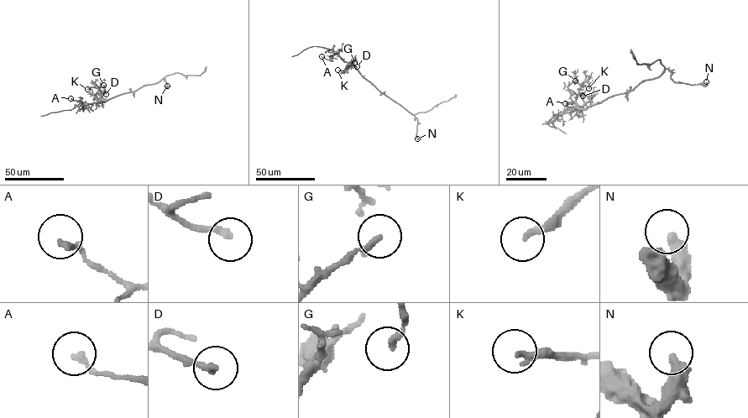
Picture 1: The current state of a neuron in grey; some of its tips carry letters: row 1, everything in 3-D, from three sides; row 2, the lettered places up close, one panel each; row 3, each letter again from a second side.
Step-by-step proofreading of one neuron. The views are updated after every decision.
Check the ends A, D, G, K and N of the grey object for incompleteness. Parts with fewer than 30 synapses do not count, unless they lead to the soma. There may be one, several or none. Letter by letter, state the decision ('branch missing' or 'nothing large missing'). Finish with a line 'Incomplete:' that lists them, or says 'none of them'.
A: nothing large missing
D: nothing large missing
G: nothing large missing
K: nothing large missing
N: nothing large missing
Incomplete: none of them

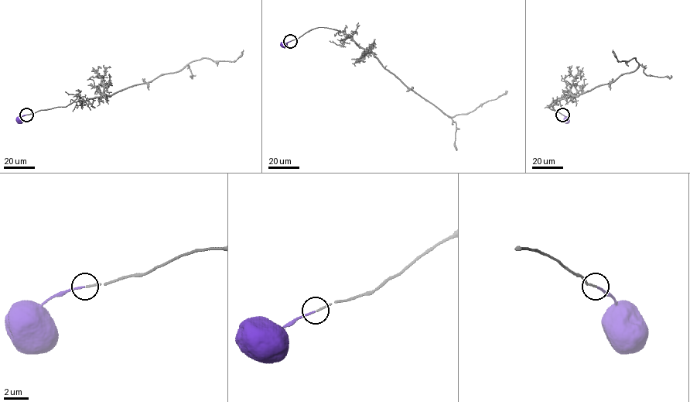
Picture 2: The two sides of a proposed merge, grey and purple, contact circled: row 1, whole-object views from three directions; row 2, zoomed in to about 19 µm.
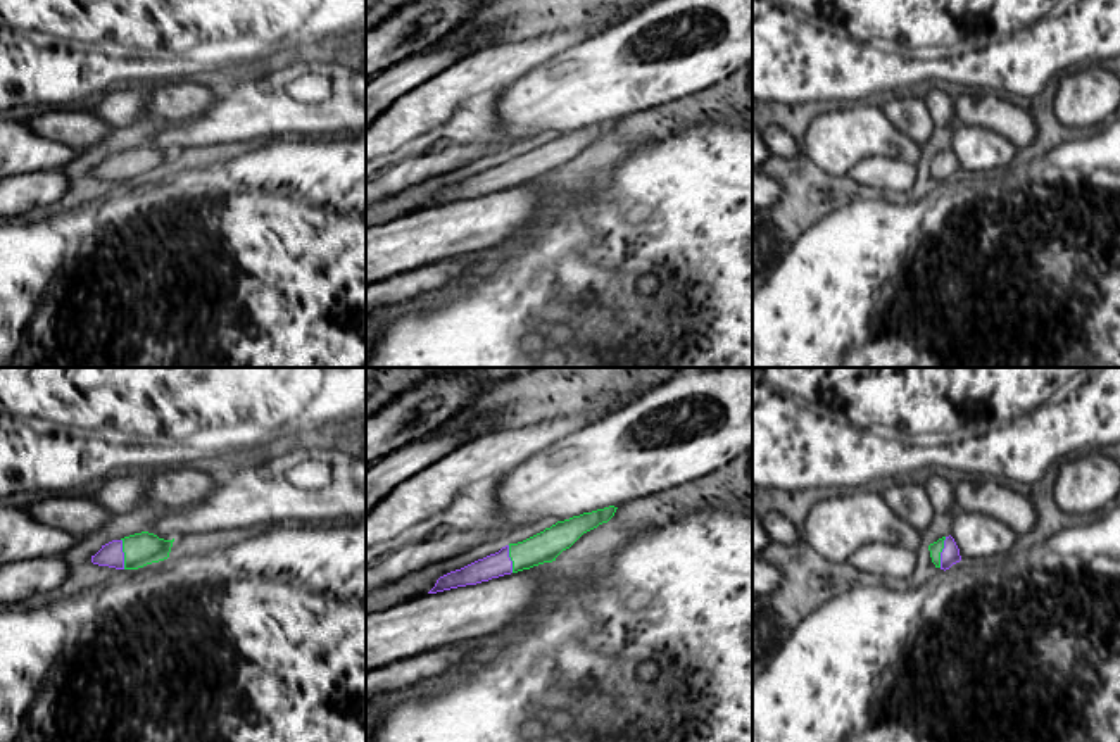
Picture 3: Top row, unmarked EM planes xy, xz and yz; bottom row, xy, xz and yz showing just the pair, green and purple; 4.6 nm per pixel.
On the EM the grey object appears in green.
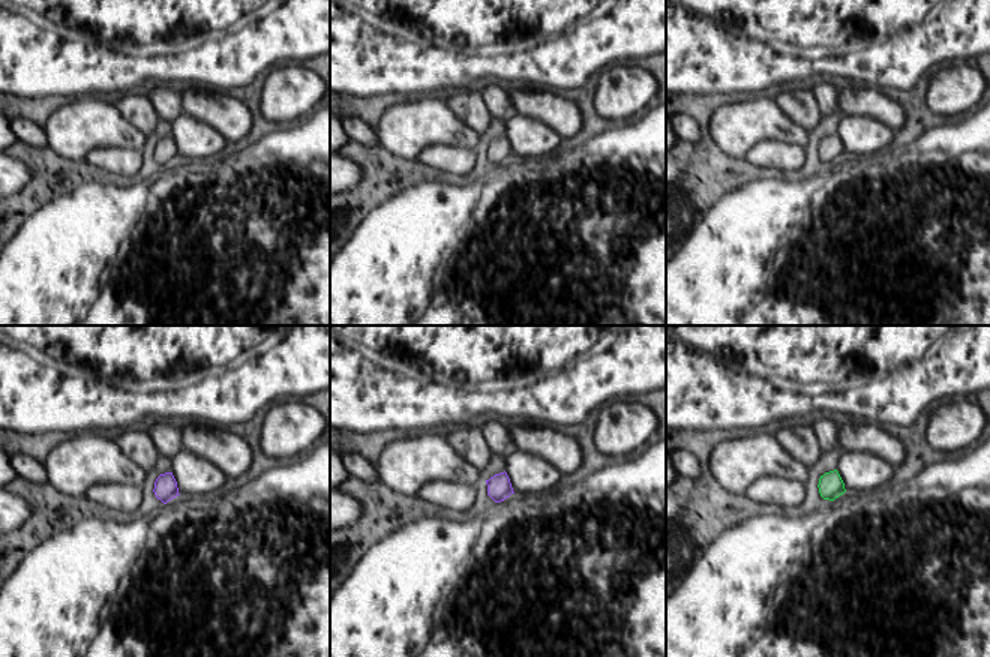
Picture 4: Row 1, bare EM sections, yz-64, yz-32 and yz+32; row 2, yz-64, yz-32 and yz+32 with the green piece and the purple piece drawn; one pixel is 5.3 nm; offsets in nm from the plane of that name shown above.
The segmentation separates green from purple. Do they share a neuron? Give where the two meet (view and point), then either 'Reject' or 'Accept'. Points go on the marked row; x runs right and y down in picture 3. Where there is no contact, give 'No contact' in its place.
Touches green at yz (941, 551). Accept

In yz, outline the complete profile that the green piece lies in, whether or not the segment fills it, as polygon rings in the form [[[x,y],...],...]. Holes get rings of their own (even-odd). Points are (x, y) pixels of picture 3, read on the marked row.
[[[951,535],[930,544],[928,550],[935,568],[944,571],[961,561],[960,549]]]

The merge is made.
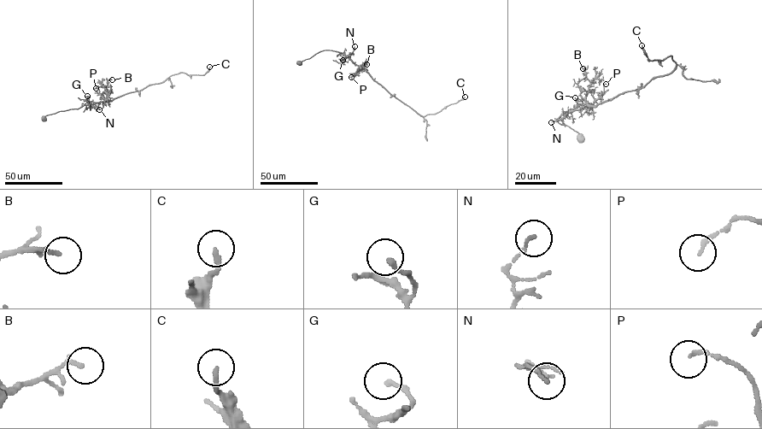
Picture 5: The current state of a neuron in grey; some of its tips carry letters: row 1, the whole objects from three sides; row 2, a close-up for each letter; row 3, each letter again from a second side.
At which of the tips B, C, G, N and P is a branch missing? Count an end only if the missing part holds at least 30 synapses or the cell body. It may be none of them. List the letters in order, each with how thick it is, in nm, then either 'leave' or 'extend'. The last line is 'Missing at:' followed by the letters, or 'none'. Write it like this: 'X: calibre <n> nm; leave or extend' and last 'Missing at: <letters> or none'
B: calibre 160 nm; leave
C: calibre 180 nm; leave
G: calibre 180 nm; leave
N: calibre 120 nm; leave
P: calibre 130 nm; leave
Missing at: none

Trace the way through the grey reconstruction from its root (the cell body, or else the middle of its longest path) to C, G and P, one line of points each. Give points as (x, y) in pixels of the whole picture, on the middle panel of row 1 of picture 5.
C: (298, 63), (325, 49), (342, 53), (361, 66), (390, 94), (423, 116), (436, 113), (465, 96)
G: (298, 63), (325, 49), (342, 53), (347, 57), (342, 60)
P: (298, 63), (322, 50), (338, 51), (360, 67), (359, 72), (351, 77)

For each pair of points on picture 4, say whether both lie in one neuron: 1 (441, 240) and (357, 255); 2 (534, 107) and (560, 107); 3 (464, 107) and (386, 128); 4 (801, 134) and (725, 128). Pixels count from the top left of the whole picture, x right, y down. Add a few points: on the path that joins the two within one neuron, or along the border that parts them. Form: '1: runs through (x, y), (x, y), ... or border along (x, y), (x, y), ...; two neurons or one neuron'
1: runs through (420, 243), (408, 255), (378, 255); one neuron
2: runs through (540, 107), (554, 107); one neuron
3: border along (443, 98), (462, 120), (479, 132); two neurons
4: runs through (782, 128), (744, 128); one neuron

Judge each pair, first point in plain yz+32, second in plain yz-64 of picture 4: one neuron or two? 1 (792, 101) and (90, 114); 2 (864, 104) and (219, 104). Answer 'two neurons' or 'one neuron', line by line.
1: two neurons
2: one neuron

